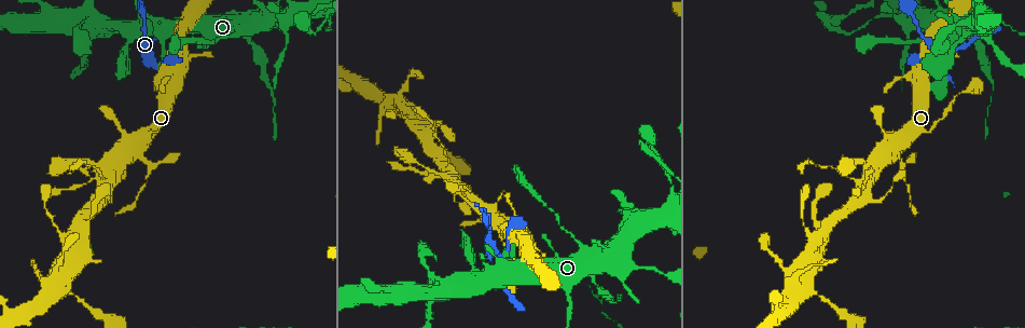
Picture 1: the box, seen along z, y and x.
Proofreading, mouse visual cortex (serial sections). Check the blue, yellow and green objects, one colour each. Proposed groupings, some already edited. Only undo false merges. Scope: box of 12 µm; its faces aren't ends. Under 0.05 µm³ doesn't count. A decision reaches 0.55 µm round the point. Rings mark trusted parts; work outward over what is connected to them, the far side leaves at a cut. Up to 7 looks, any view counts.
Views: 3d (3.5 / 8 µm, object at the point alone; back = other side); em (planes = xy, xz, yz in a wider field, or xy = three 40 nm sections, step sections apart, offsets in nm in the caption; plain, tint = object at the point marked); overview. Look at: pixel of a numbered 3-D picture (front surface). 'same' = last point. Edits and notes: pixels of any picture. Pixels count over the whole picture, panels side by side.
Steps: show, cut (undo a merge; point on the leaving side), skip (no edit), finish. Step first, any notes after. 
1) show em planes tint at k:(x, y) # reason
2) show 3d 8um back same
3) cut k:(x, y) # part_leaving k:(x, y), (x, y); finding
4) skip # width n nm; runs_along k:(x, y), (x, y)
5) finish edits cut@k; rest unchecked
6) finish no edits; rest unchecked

show 3d 3.5um at 1:(592, 283) # a narrow waist

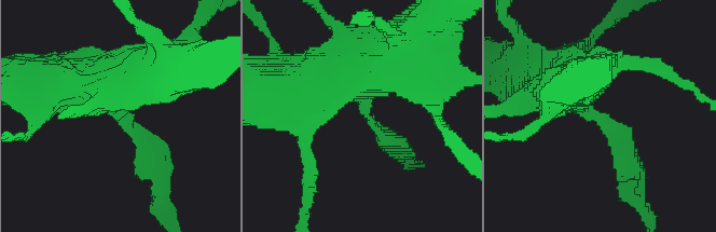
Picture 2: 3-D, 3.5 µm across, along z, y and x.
show em xy step 1 tint at 2:(367, 118) # arm_widths 300, 600 nm; now the EM

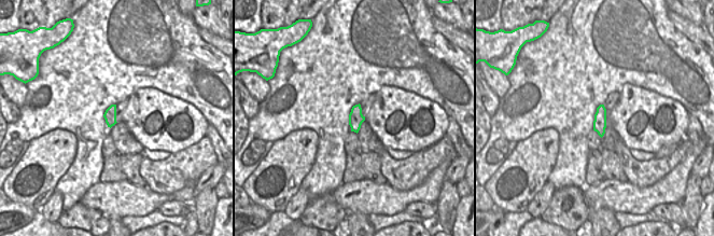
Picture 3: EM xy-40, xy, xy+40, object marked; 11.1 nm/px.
skip # runs_along 2:(562, 86), (617, 130), (633, 173); all the same cell

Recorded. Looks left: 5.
show 3d 3.5um at 1:(900, 164) # thick turns thin

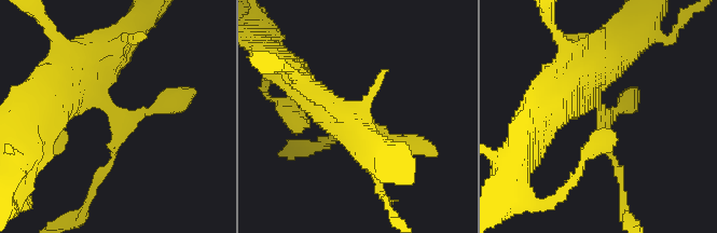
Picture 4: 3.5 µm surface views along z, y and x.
show em planes tint at 4:(116, 115)

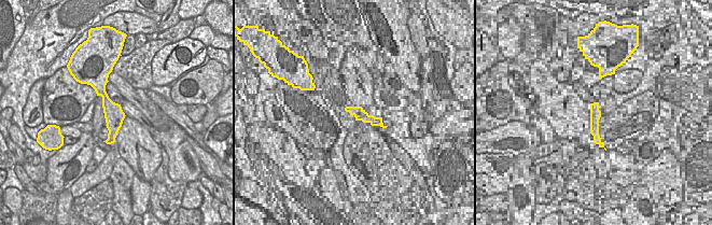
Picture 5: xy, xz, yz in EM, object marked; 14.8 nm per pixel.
skip # runs_along 5:(102, 80), (112, 111), (109, 141); all the same cell

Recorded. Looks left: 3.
show 3d 8um at 1:(67, 289) # small branch off a trunk

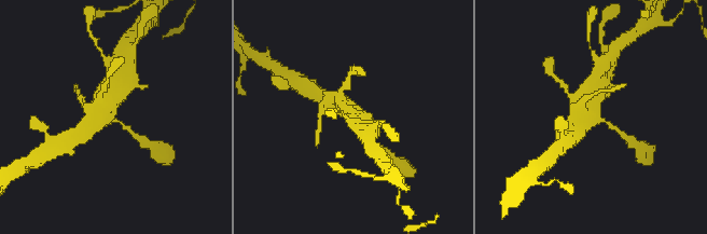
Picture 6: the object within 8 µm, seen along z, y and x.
show em planes tint at 6:(596, 115)

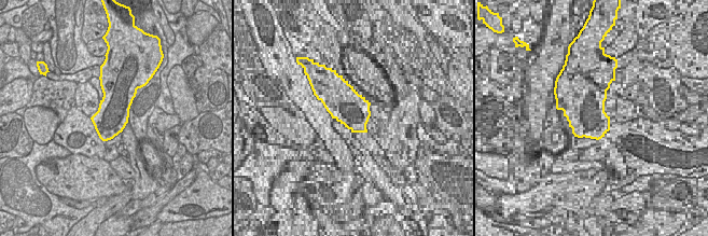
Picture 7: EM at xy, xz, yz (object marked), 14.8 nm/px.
skip # runs_along 6:(122, 85), (99, 123), (88, 132); one cell here

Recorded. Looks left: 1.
finish no edits; rest unchecked

